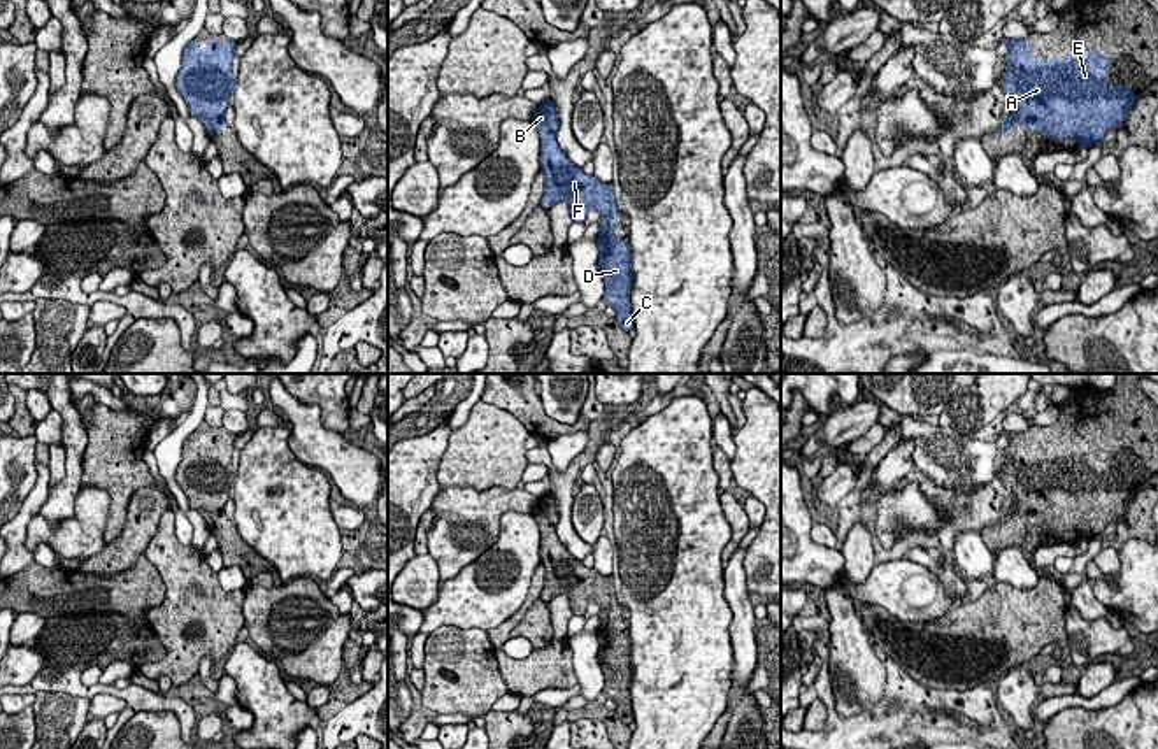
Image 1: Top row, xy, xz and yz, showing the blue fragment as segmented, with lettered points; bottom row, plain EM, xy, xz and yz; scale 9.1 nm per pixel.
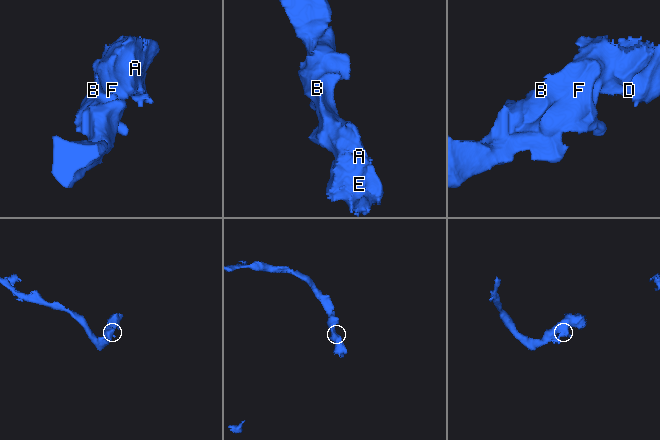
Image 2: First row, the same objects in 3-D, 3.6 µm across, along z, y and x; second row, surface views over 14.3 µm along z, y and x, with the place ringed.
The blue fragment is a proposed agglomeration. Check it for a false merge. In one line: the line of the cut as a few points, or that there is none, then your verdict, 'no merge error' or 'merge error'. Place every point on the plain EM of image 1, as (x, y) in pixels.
no cut; no merge error

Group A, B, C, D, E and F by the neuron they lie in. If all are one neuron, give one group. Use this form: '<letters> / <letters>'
A B C D E F

